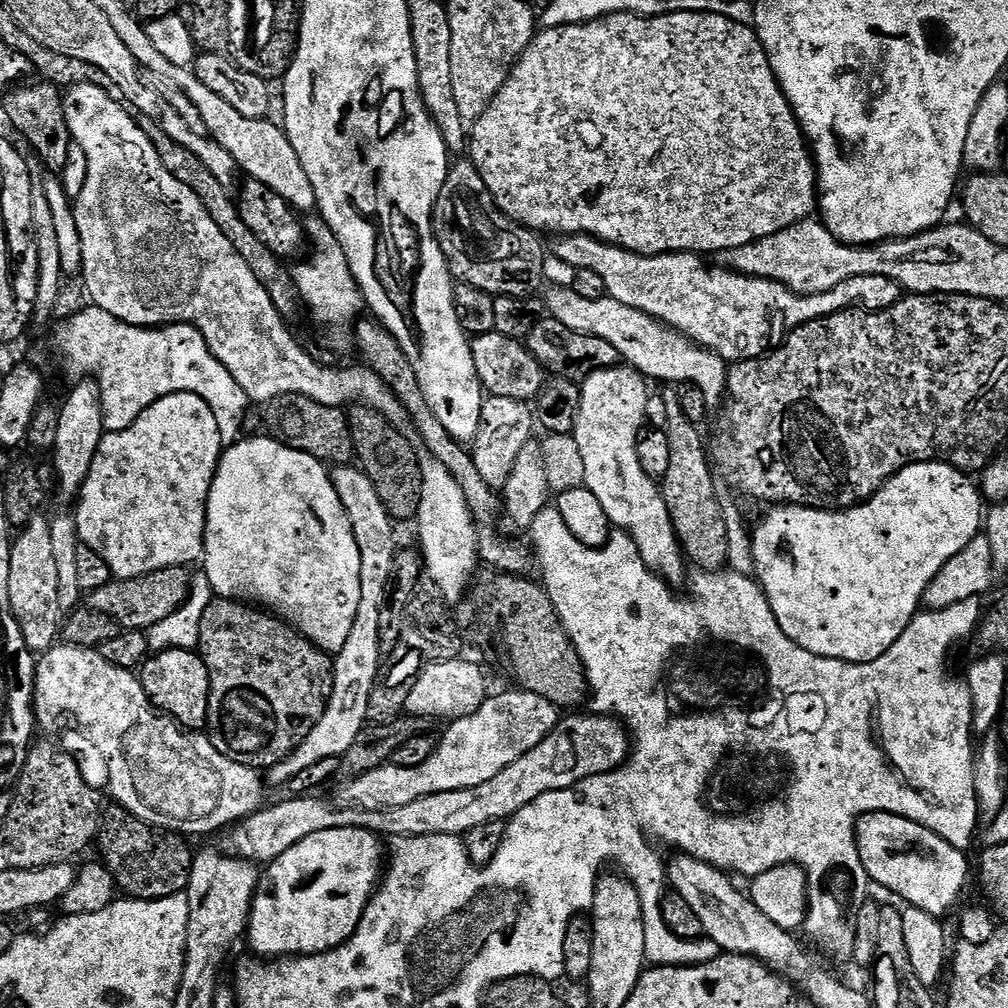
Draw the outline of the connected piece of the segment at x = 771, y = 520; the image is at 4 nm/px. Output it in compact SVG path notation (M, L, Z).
M912 464L909 468L904 468L898 474L894 474L883 486L872 493L870 499L862 504L857 504L843 510L829 510L826 508L803 508L797 504L781 504L767 509L764 521L755 529L751 529L752 556L754 562L754 576L761 588L764 590L764 597L770 602L774 610L774 618L778 626L798 646L810 650L810 654L818 654L826 658L835 660L845 660L851 664L865 664L871 660L882 658L894 642L906 630L906 626L921 611L924 591L926 586L958 554L967 546L970 541L981 531L982 528L982 508L980 512L981 493L977 485L971 484L969 477L965 473L951 468L949 464Z

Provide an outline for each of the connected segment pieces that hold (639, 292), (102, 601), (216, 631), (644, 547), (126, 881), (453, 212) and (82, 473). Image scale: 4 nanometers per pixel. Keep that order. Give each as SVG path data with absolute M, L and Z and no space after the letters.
M586 232L569 236L557 235L553 240L556 241L552 248L550 244L551 255L553 252L568 270L594 270L594 274L600 275L602 282L606 282L606 290L611 299L622 302L622 306L642 310L647 316L676 329L681 336L715 352L725 362L749 359L748 328L756 328L756 333L752 336L756 345L753 346L751 355L757 357L765 355L766 350L783 341L786 333L800 324L845 310L881 312L894 306L902 298L899 284L890 278L877 276L850 278L850 282L842 282L842 286L834 286L834 290L826 290L817 296L797 296L780 284L772 284L768 296L761 298L760 308L754 309L752 316L748 316L749 277L723 266L707 268L700 261L703 259L695 252L640 256L616 244L608 244L605 240L589 236Z
M187 567L163 568L134 579L113 579L101 589L87 593L84 604L89 611L106 614L125 631L147 631L162 618L170 618L186 603L192 592L193 573Z
M213 599L202 614L198 651L210 678L206 732L226 758L247 768L270 770L283 762L322 718L334 686L333 657L275 615L239 600Z
M617 366L590 374L579 385L580 404L571 436L578 442L582 467L586 470L584 487L602 504L609 525L625 528L627 539L638 546L646 567L661 581L672 582L680 572L682 549L664 501L661 485L646 476L638 460L636 439L645 427L646 402L650 395L645 377L635 368Z
M131 814L125 815L125 817L121 824L112 824L109 828L107 825L98 837L98 848L100 844L101 850L104 851L102 863L112 872L113 878L116 879L117 889L125 897L133 900L161 900L167 896L184 892L192 873L194 859L194 852L188 849L189 841L179 834L165 834Z
M460 159L464 160L449 167L432 208L432 232L446 258L448 271L459 283L488 292L493 298L535 297L544 280L546 248L540 245L541 237L500 211L471 159Z
M84 378L68 392L64 404L59 405L60 417L58 418L58 438L52 460L56 463L55 483L66 495L75 497L80 487L86 482L90 474L90 466L94 462L94 454L104 437L104 415L100 405L100 385L95 379Z

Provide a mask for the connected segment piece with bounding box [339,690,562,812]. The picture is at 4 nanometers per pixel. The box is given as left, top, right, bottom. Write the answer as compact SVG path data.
M515 690L516 692L504 692L501 696L489 695L474 710L474 714L464 716L460 720L451 721L444 732L444 737L439 737L436 749L422 766L398 766L394 763L383 764L380 768L370 770L366 774L349 779L348 784L340 788L339 803L344 806L355 806L362 812L385 812L394 806L406 806L418 798L426 798L426 794L442 794L446 790L466 790L470 786L480 786L482 782L488 782L506 766L518 762L522 754L526 754L538 746L552 732L554 726L559 724L562 716L555 704L550 703L533 692Z

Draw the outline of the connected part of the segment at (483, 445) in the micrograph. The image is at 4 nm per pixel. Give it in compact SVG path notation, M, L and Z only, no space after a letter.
M488 396L485 399L480 411L480 429L476 439L471 441L470 453L479 474L492 490L503 489L518 454L529 447L528 439L532 436L532 426L534 428L534 412L525 401L515 400L514 398L498 398L497 396Z

